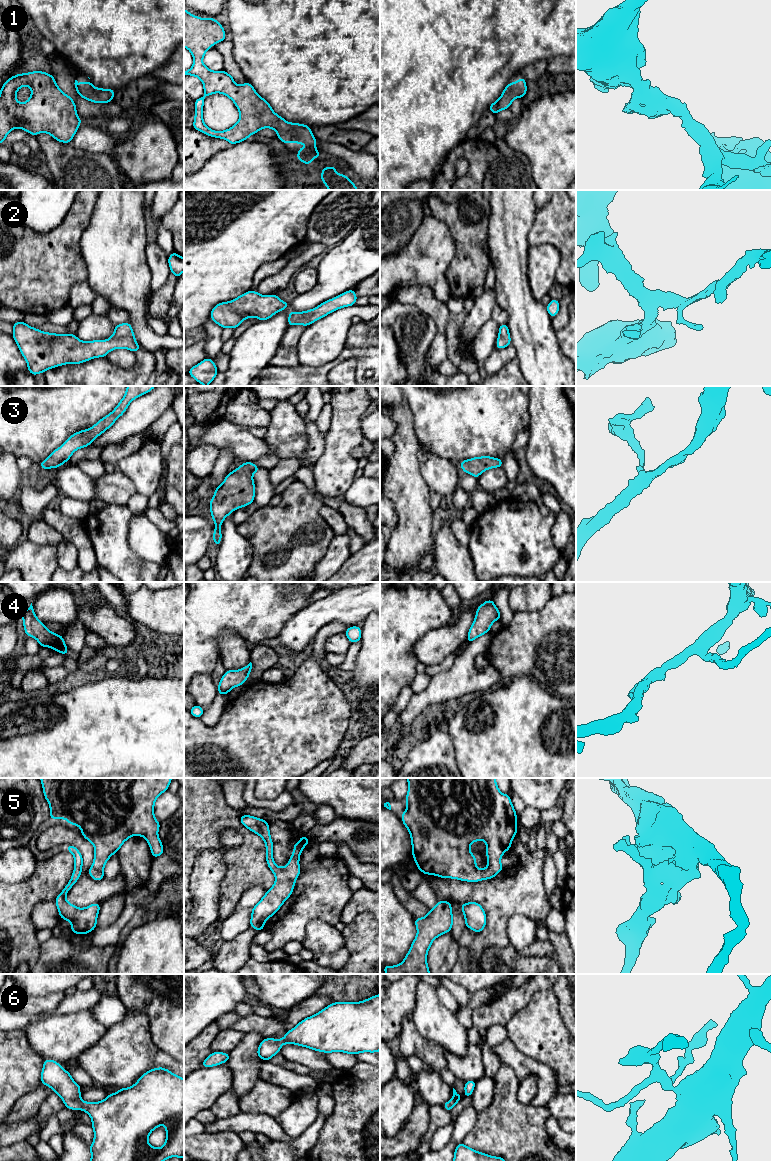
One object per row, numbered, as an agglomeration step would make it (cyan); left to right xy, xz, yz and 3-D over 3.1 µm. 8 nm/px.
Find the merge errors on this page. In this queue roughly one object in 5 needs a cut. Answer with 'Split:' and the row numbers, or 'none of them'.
Split: none of them

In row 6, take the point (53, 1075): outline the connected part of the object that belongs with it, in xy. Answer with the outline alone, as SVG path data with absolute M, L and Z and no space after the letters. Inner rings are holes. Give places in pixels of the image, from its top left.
M52 1059L43 1063L41 1084L52 1088L63 1100L65 1108L83 1110L91 1117L94 1140L89 1146L90 1161L165 1161L170 1157L184 1157L184 1079L168 1069L151 1069L133 1086L108 1094L99 1102L84 1102L81 1086L73 1080L70 1072ZM163 1124L166 1126L166 1141L161 1148L153 1147L148 1143L148 1137Z

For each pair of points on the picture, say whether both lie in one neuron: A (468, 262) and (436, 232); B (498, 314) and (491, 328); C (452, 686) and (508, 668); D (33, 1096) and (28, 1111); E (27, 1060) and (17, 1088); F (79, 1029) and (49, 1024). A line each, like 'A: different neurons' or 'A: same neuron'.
A: different neurons
B: different neurons
C: different neurons
D: same neuron
E: same neuron
F: same neuron

